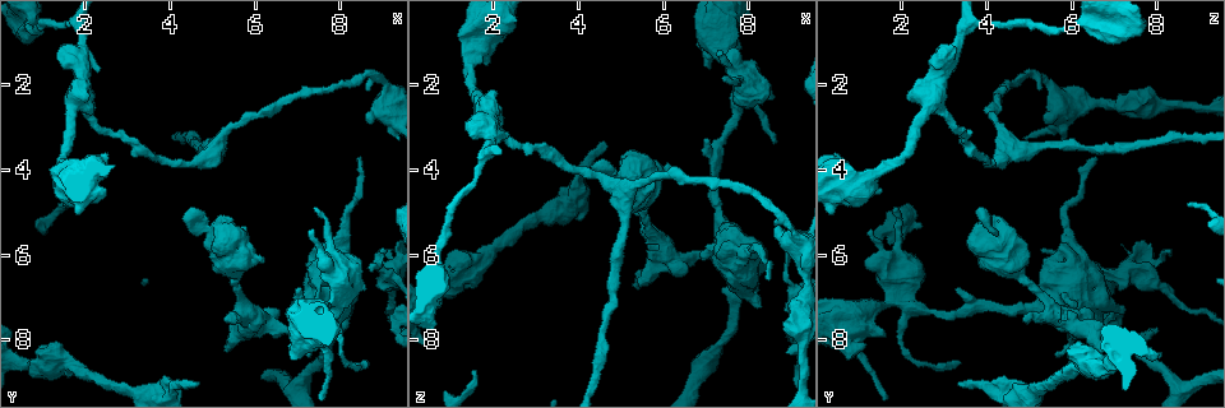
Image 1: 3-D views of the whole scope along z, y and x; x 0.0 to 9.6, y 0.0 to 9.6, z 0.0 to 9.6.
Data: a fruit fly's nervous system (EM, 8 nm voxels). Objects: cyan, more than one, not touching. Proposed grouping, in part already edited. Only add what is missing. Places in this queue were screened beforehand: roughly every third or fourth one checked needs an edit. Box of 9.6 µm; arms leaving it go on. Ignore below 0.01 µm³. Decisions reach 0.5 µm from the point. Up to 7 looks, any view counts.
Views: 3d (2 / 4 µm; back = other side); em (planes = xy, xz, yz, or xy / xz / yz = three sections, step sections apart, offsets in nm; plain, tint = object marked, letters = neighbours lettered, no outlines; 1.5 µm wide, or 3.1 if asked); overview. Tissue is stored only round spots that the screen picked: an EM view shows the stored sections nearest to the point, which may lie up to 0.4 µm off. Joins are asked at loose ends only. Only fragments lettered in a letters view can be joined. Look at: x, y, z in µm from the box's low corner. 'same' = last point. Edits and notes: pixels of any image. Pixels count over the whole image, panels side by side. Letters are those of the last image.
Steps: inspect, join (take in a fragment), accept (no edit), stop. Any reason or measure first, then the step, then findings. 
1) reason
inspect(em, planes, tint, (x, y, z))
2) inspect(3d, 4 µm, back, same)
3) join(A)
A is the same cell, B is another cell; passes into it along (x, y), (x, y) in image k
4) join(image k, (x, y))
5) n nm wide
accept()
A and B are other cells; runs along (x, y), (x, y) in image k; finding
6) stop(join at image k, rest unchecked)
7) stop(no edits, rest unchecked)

thick end
inspect(em, xz, step 4, tint, (5.40, 5.80, 3.55))

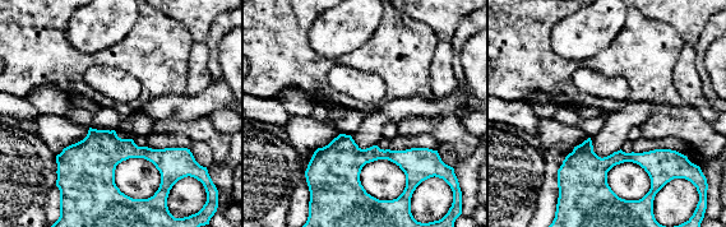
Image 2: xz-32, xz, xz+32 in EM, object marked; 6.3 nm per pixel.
another direction
inspect(em, planes, letters, same)

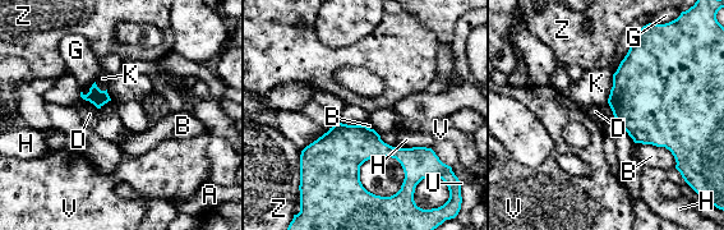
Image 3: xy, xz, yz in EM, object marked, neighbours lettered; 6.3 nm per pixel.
accept()
A, B, D, G, H, K, U, V and Z are other cells; none of them fits

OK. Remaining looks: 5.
free end
inspect(em, planes, letters, (7.15, 6.85, 3.30))

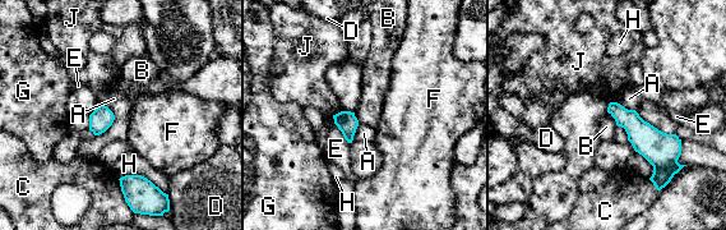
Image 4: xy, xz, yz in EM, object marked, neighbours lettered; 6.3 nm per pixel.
140 nm wide
accept()
A, B, C, D, E, F, G, H and J are other cells; no lettered fragment goes on from it

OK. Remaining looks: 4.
inspect(em, xy, step 4, tint, (8.60, 8.50, 3.30))

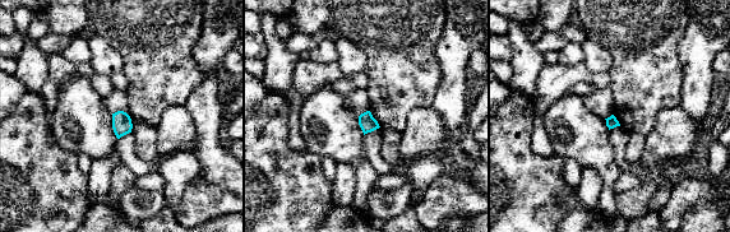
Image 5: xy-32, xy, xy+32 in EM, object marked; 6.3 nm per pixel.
inspect(em, planes, letters, same)

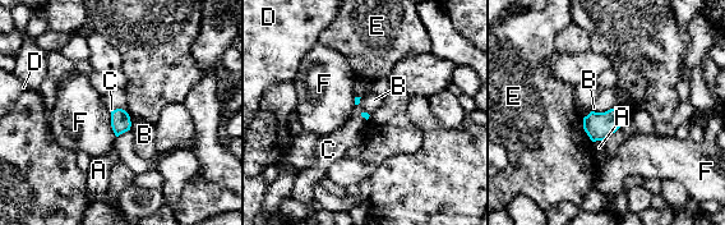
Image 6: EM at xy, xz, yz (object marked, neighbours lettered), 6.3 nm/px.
accept()
A, B, C, D, E and F are other cells; border along (614, 108), (624, 116) in image 6; no lettered fragment goes on from it

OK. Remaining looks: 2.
stop(no edits, rest unchecked)

